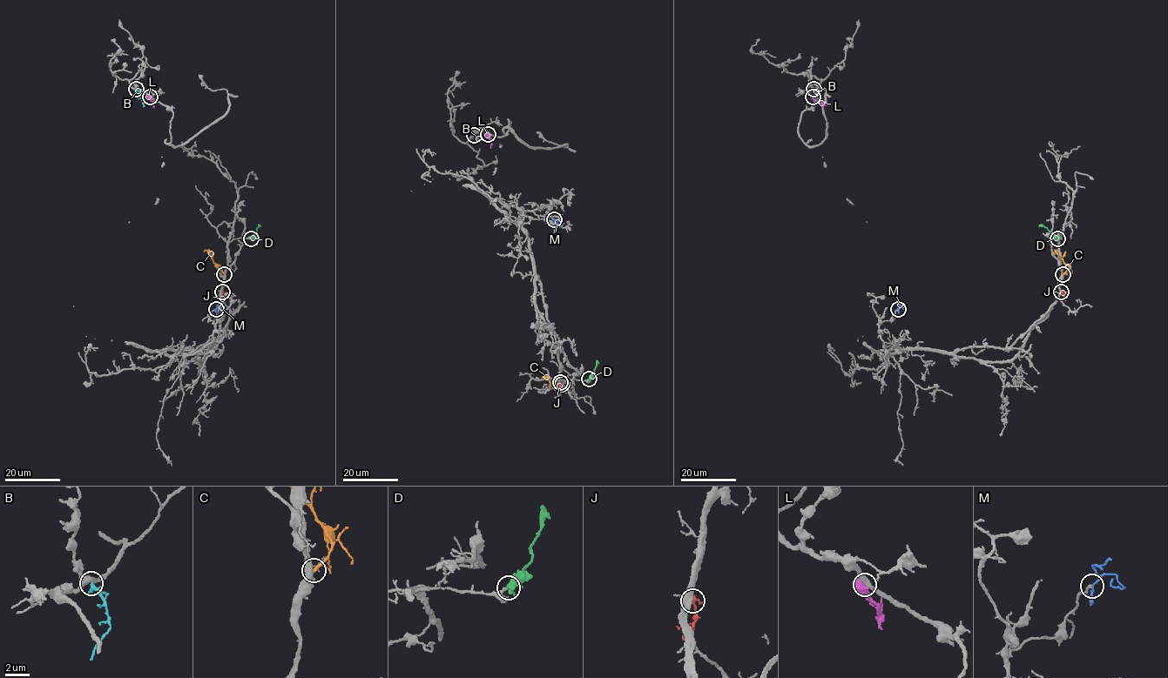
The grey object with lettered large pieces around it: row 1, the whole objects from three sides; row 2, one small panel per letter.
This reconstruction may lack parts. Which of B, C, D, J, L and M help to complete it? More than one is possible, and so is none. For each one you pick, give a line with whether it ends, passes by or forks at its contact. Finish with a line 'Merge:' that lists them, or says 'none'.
C: It passes by
D: It passes by
Merge: C, D

